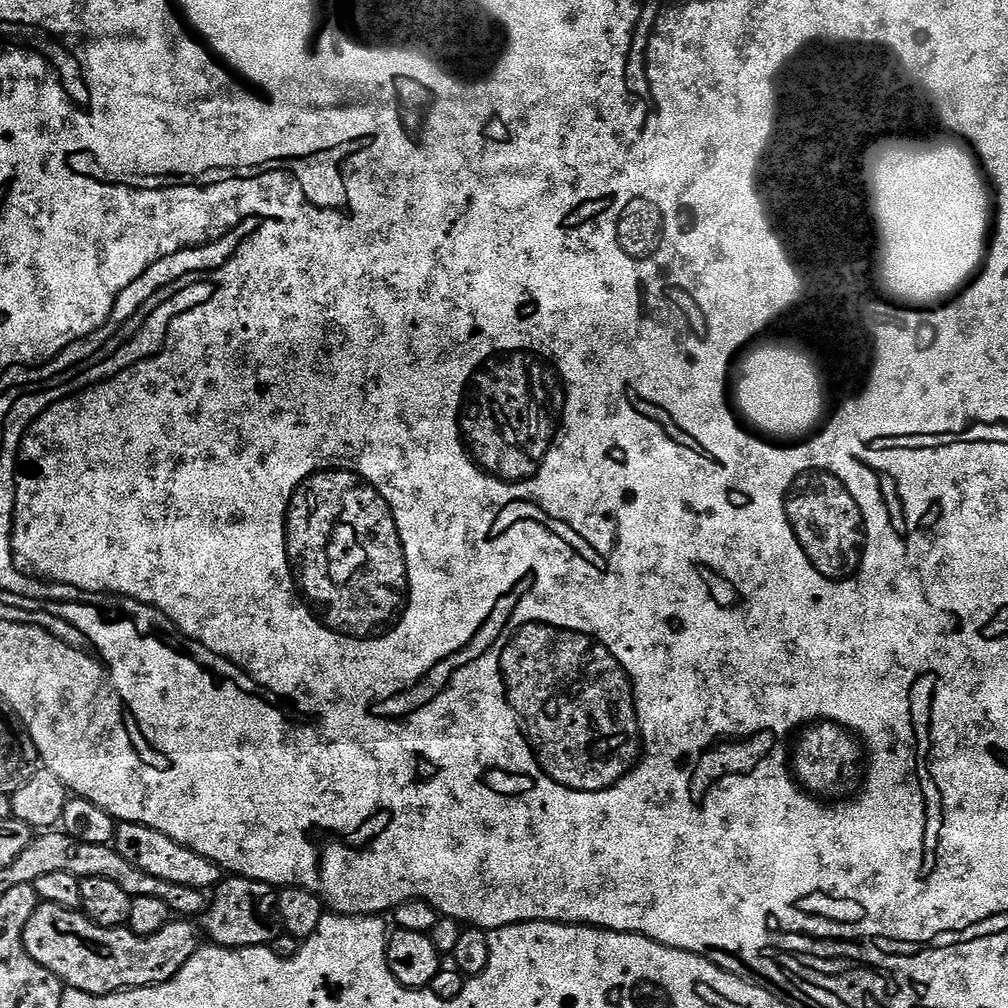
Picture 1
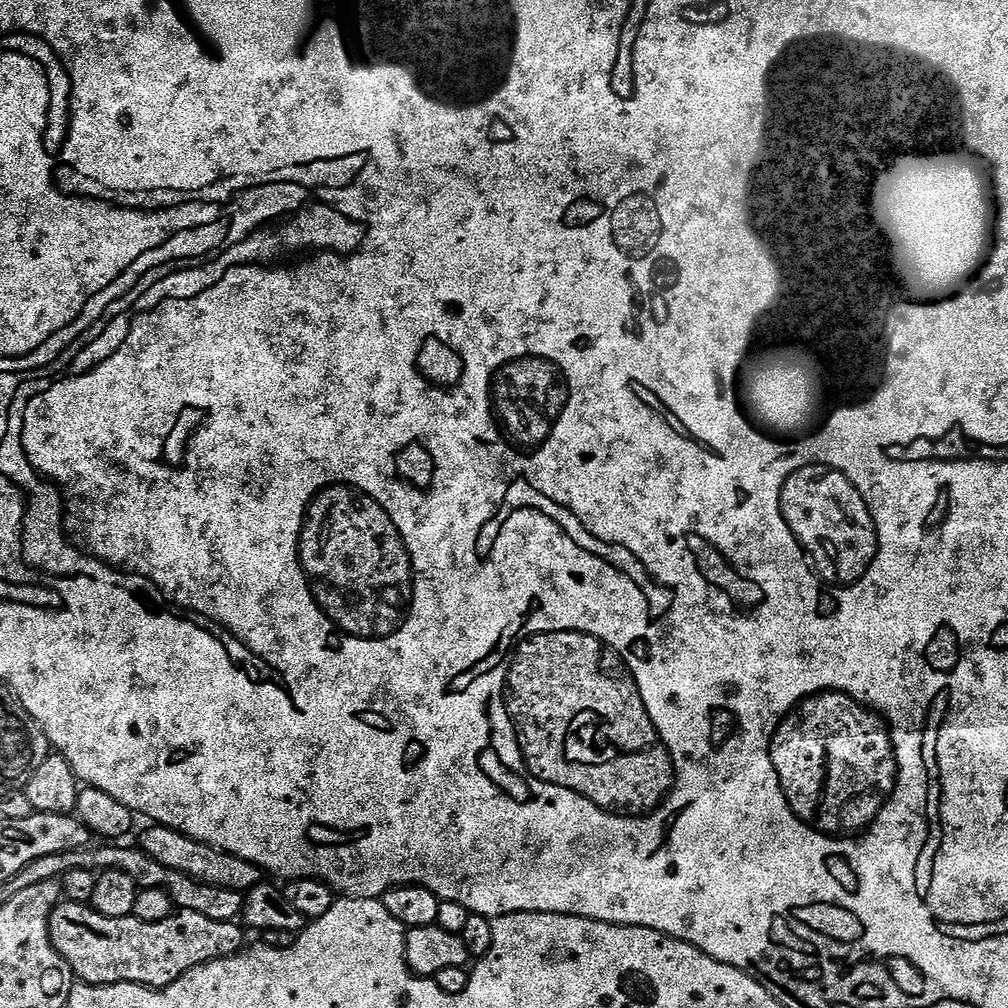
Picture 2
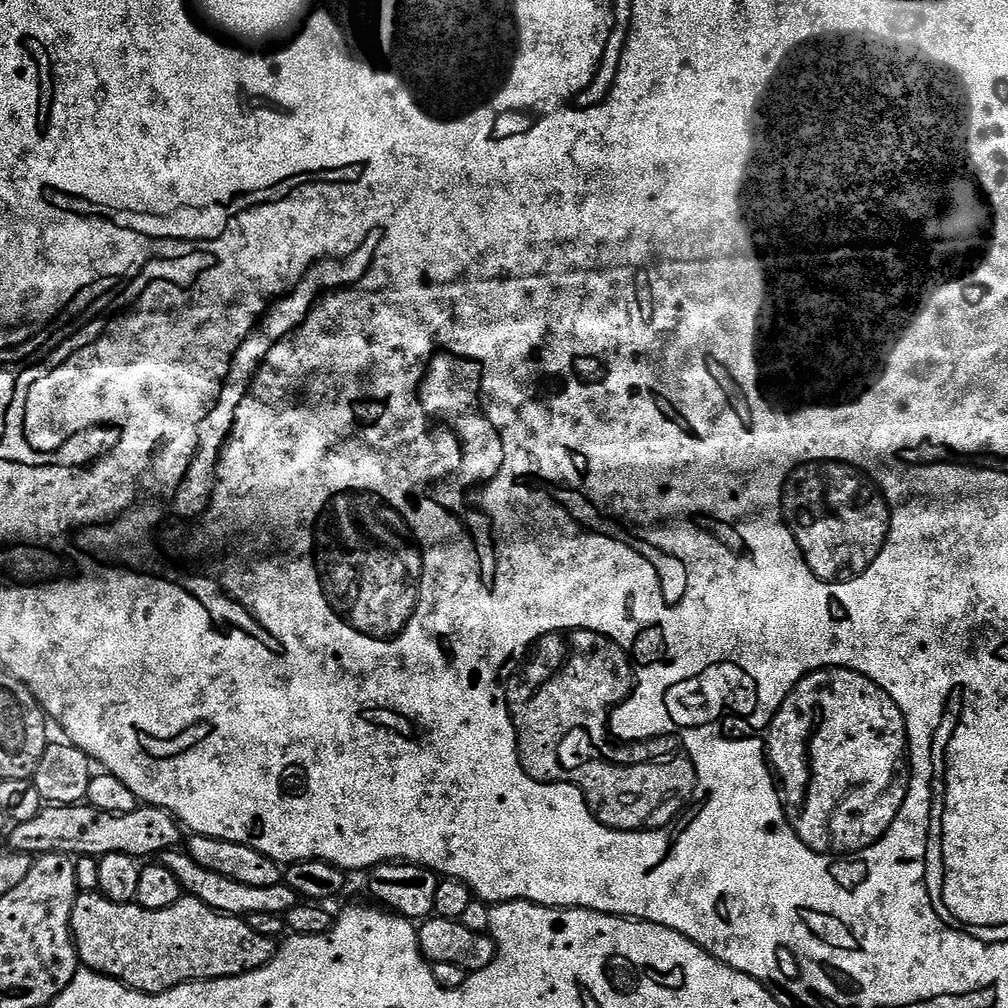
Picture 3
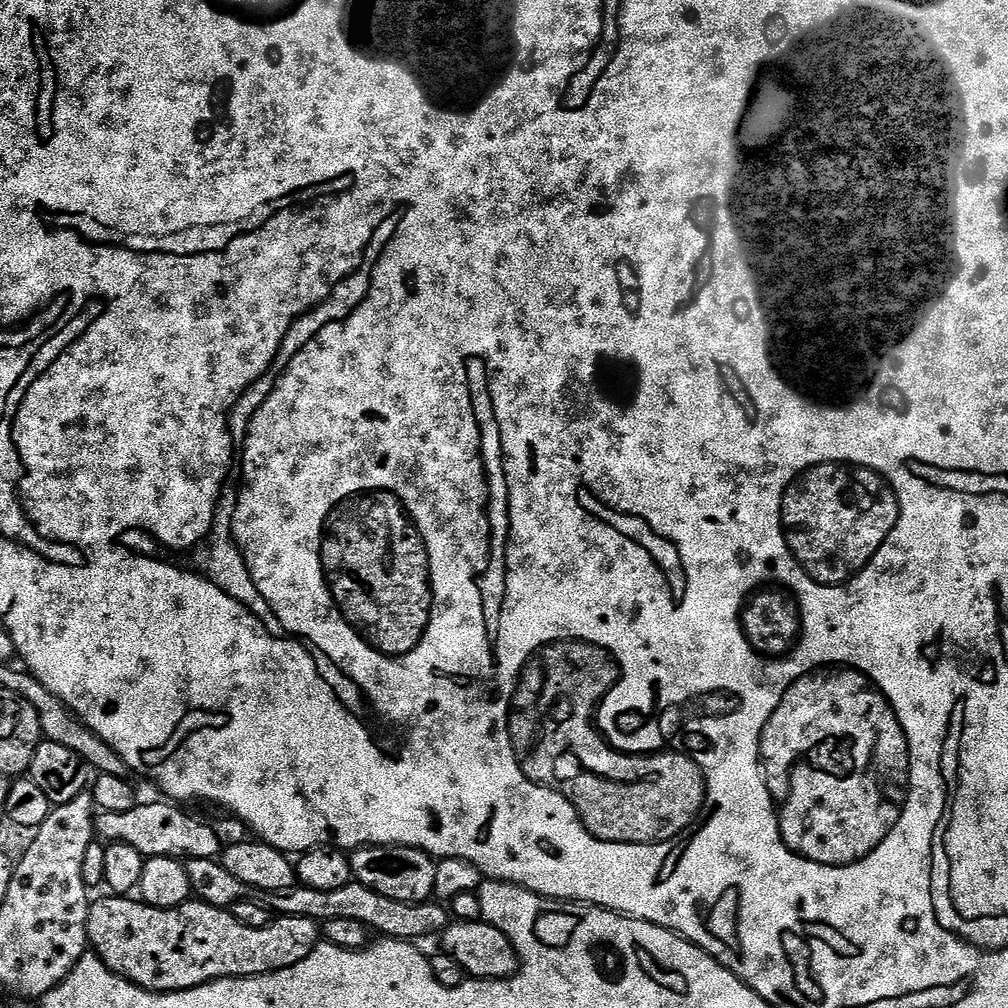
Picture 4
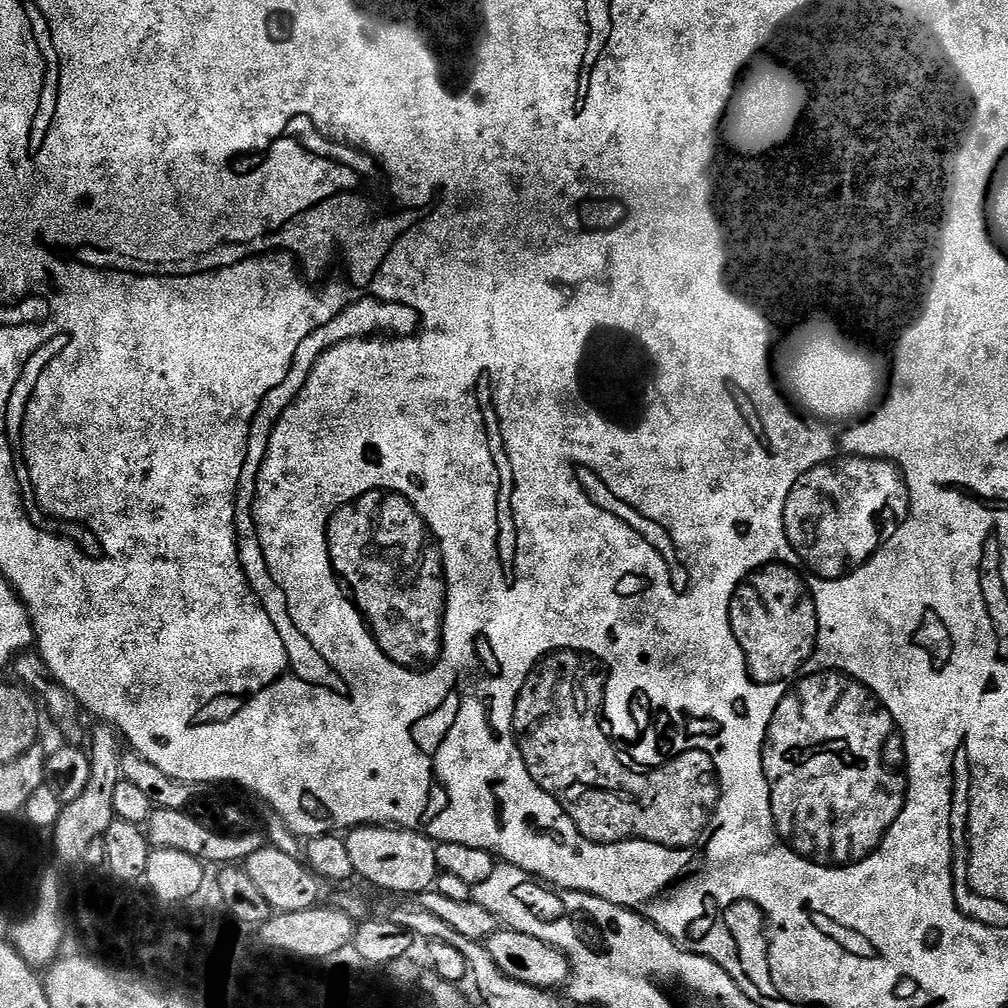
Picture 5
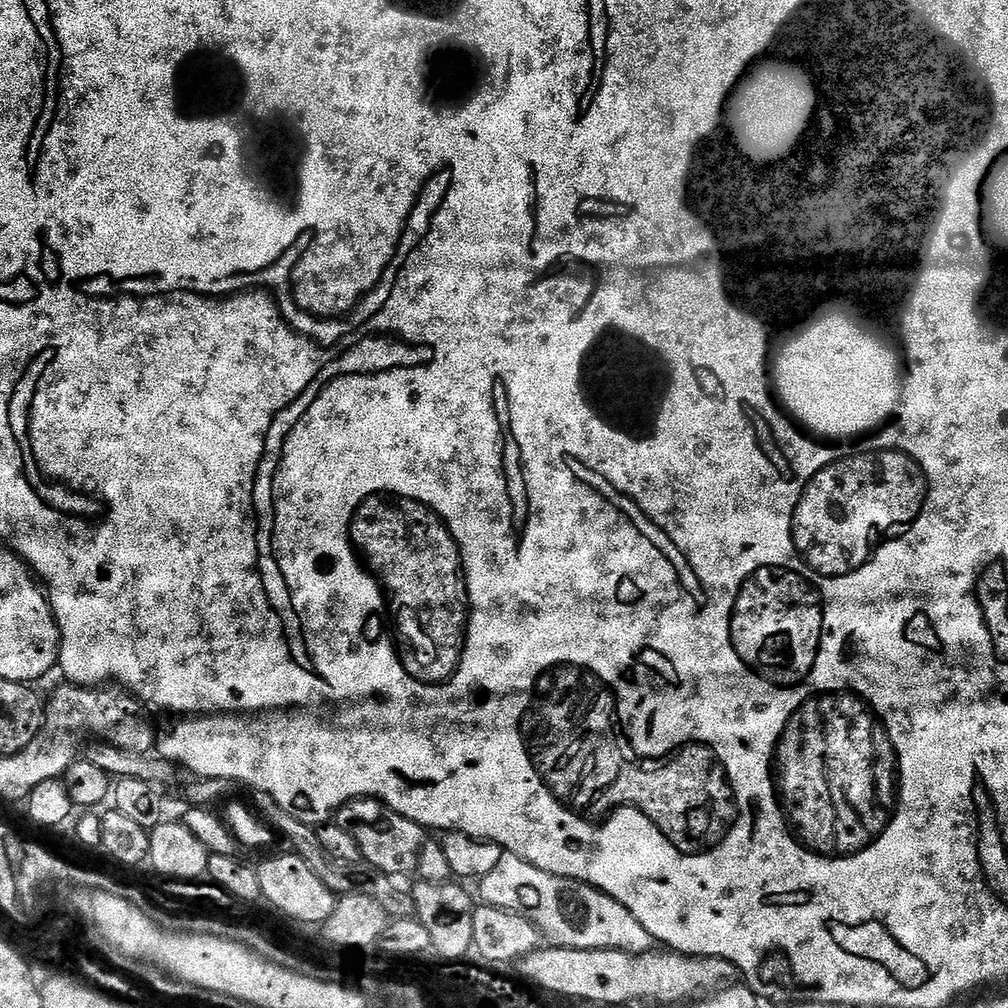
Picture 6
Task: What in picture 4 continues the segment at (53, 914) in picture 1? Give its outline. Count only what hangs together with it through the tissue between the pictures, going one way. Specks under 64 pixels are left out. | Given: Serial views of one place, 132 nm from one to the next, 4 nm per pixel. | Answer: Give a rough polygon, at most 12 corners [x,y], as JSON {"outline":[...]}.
{"outline":[[104,894],[91,951],[147,992],[289,968],[321,925]]}

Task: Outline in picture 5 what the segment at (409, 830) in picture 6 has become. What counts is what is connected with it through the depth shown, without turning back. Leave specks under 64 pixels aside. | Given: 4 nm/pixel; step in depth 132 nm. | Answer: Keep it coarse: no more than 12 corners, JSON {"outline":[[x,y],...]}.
{"outline":[[395,826],[351,829],[356,876],[412,898],[435,885],[436,844]]}

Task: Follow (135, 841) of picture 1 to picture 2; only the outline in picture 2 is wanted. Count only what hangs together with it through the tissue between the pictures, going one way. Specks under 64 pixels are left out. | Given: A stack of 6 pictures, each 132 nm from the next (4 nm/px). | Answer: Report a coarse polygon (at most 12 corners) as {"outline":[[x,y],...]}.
{"outline":[[153,823],[139,847],[204,884],[245,894],[262,870]]}

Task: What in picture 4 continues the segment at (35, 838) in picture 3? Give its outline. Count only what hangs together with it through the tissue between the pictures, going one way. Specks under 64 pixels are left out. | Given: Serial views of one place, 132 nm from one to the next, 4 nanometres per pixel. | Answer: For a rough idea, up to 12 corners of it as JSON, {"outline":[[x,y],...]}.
{"outline":[[172,802],[100,812],[101,841],[187,862],[222,852],[220,836]]}

